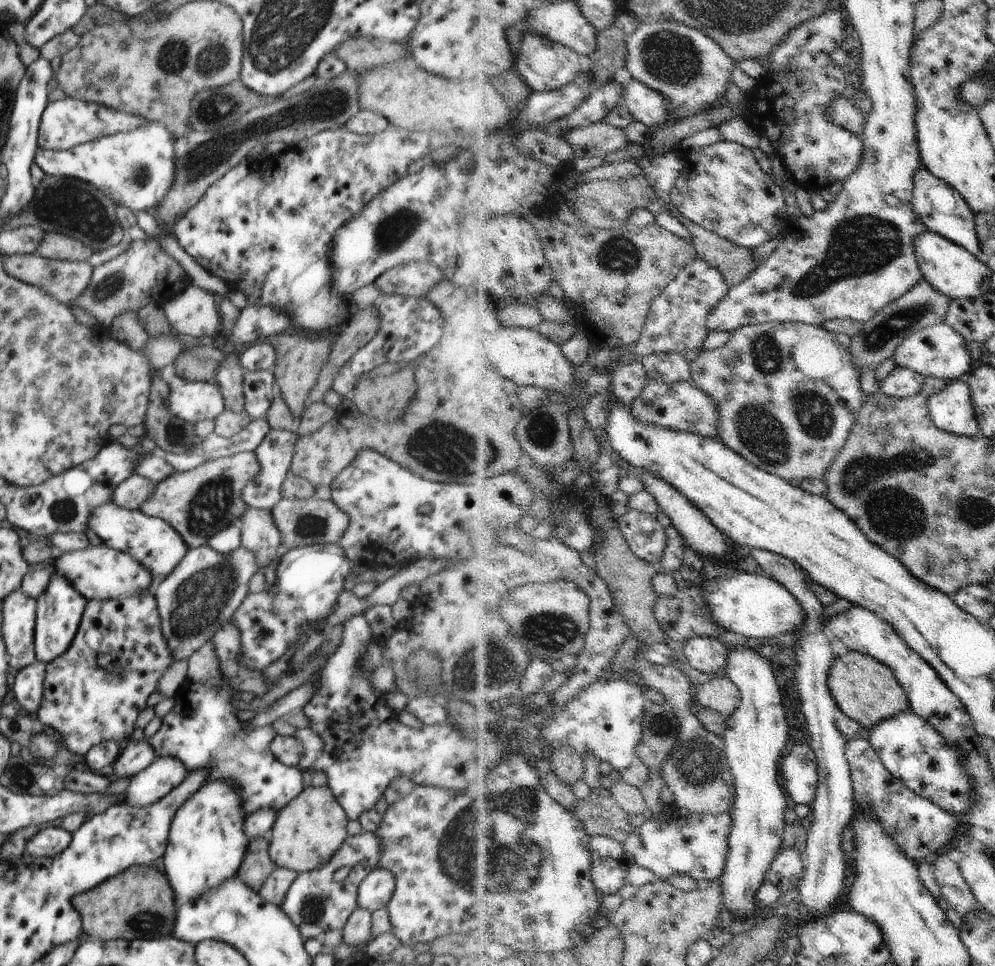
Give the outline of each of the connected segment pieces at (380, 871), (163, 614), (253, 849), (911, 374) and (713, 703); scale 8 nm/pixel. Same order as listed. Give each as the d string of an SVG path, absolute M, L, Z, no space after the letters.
M376 868L364 877L358 887L357 906L371 913L387 906L396 892L394 874L386 868Z
M207 544L198 548L190 547L187 550L180 564L153 589L154 596L157 598L162 634L168 642L174 661L189 659L196 650L213 640L214 634L232 619L242 600L247 598L250 580L258 571L260 568L256 564L256 556L242 545L230 554L220 554Z
M269 835L251 838L246 856L236 874L246 886L256 892L259 892L266 877L270 876L276 867L268 854L268 846L270 846Z
M898 366L896 370L882 382L882 388L878 392L894 398L910 398L920 394L927 376L922 376L914 369Z
M720 676L699 686L696 691L698 706L711 708L722 714L734 714L742 704L742 691L728 676Z

